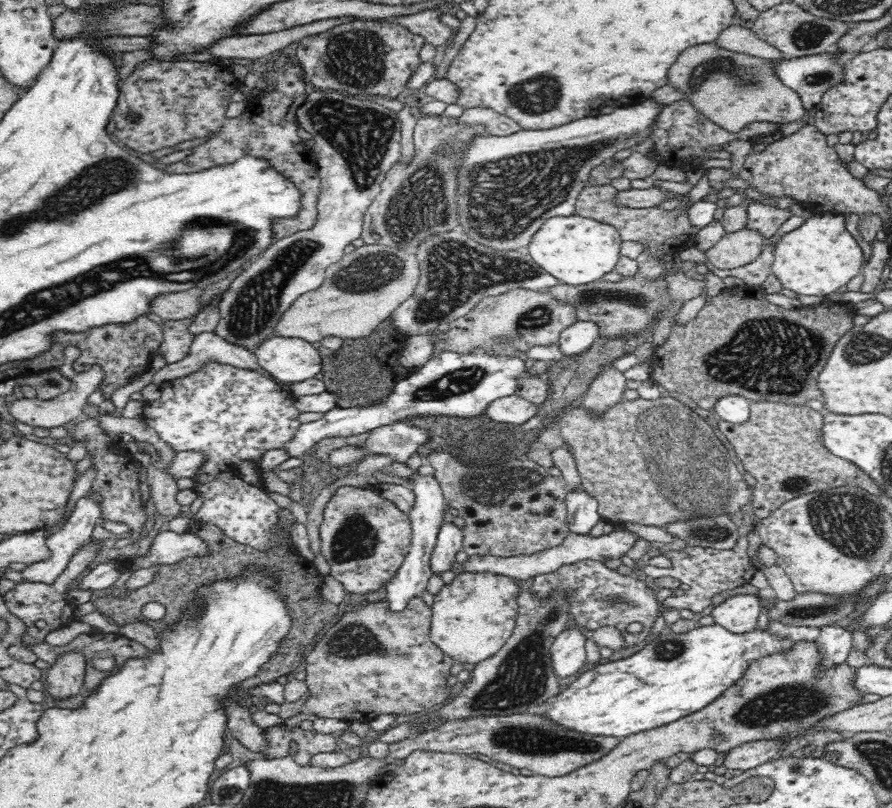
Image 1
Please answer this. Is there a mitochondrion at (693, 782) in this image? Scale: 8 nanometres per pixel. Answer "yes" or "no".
no

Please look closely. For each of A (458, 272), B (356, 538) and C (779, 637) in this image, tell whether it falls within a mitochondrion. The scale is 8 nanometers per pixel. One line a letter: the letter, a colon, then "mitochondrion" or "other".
A: mitochondrion
B: mitochondrion
C: mitochondrion

